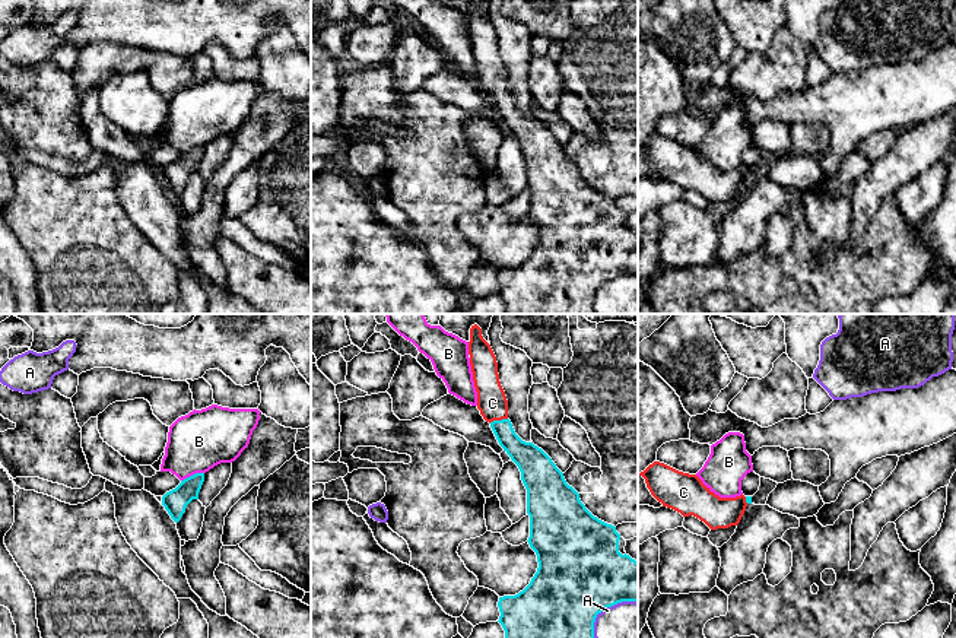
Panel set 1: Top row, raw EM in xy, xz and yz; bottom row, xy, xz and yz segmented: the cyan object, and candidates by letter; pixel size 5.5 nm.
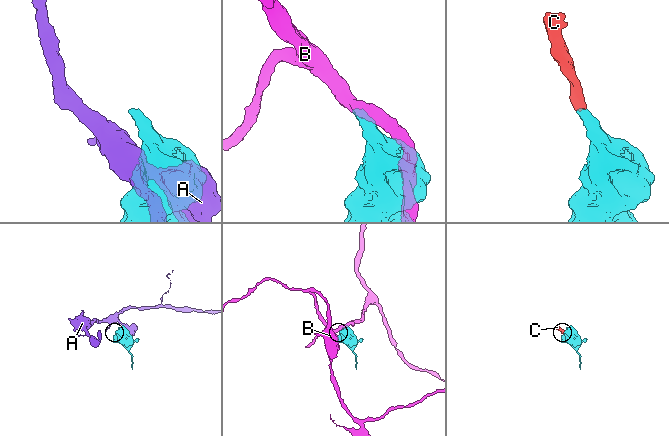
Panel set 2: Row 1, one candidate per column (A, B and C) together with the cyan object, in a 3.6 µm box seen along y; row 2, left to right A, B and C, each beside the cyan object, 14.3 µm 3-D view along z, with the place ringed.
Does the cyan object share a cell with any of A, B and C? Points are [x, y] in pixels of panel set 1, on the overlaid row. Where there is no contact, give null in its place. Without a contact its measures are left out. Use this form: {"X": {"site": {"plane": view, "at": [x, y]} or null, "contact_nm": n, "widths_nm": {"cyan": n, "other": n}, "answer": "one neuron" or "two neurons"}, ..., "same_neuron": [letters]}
{"A": {"site": {"plane": "xz", "at": [606, 608]}, "contact_nm": 320, "widths_nm": {"cyan": 480, "other": 200}, "answer": "two neurons"}, "B": {"site": {"plane": "xy", "at": [193, 475]}, "contact_nm": 140, "widths_nm": {"cyan": 140, "other": 320}, "answer": "two neurons"}, "C": {"site": {"plane": "xz", "at": [498, 421]}, "contact_nm": 110, "widths_nm": {"cyan": 150, "other": 160}, "answer": "one neuron"}, "same_neuron": ["C"]}

